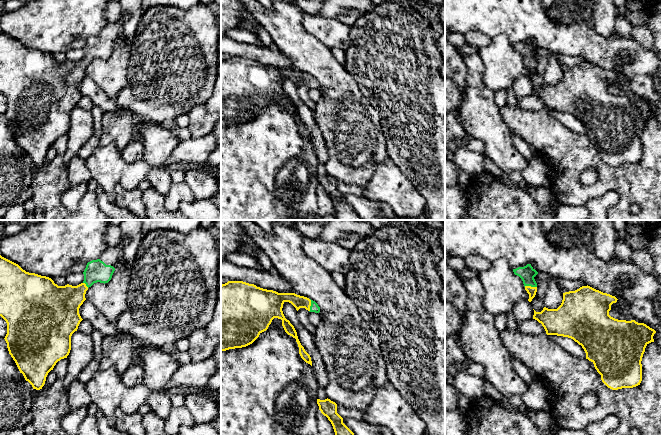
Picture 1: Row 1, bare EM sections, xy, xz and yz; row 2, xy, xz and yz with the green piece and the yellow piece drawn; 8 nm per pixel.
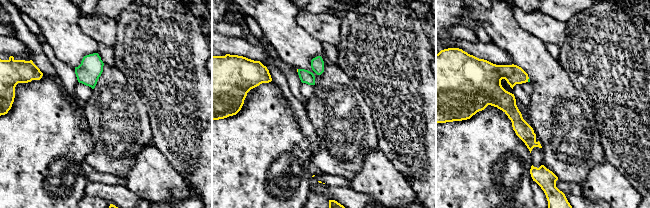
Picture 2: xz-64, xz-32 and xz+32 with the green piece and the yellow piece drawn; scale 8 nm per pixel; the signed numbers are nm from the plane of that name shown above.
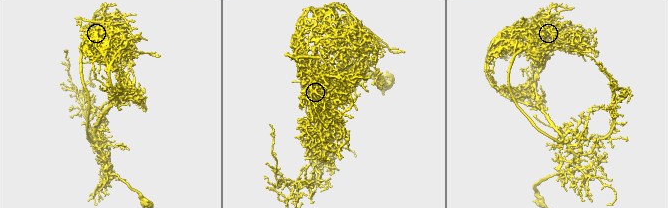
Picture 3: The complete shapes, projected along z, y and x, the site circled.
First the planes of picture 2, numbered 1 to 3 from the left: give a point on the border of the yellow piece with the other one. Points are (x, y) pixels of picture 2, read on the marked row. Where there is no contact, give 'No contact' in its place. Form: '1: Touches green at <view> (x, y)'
1: No contact
2: Touches green at xz-32 (298, 70)
3: Touches green at xz+32 (528, 80)

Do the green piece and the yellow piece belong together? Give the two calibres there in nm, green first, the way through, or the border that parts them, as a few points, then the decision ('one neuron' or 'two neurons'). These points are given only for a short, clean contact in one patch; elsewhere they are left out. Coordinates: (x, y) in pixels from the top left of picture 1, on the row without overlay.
70/100 nm | across xz (314, 83), (311, 81), (297, 77) | one neuron

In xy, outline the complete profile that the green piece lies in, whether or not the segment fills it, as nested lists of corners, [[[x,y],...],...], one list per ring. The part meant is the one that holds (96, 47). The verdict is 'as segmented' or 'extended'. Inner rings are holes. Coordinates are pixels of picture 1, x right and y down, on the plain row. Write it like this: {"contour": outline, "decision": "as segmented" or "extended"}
{"contour": [[[123,13],[121,18],[106,27],[97,36],[87,39],[83,48],[84,57],[77,61],[58,62],[46,52],[29,49],[23,46],[18,40],[0,31],[0,92],[7,99],[7,110],[5,117],[9,130],[15,137],[20,149],[23,150],[33,165],[40,166],[45,160],[48,149],[61,135],[67,134],[71,126],[71,112],[77,107],[80,98],[83,96],[79,90],[79,84],[86,76],[85,70],[94,59],[108,59],[116,45],[115,39],[123,33],[124,22],[129,18],[128,13]]], "decision": "extended"}

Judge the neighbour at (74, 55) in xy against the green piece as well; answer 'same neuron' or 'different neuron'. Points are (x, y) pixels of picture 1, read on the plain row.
different neuron

